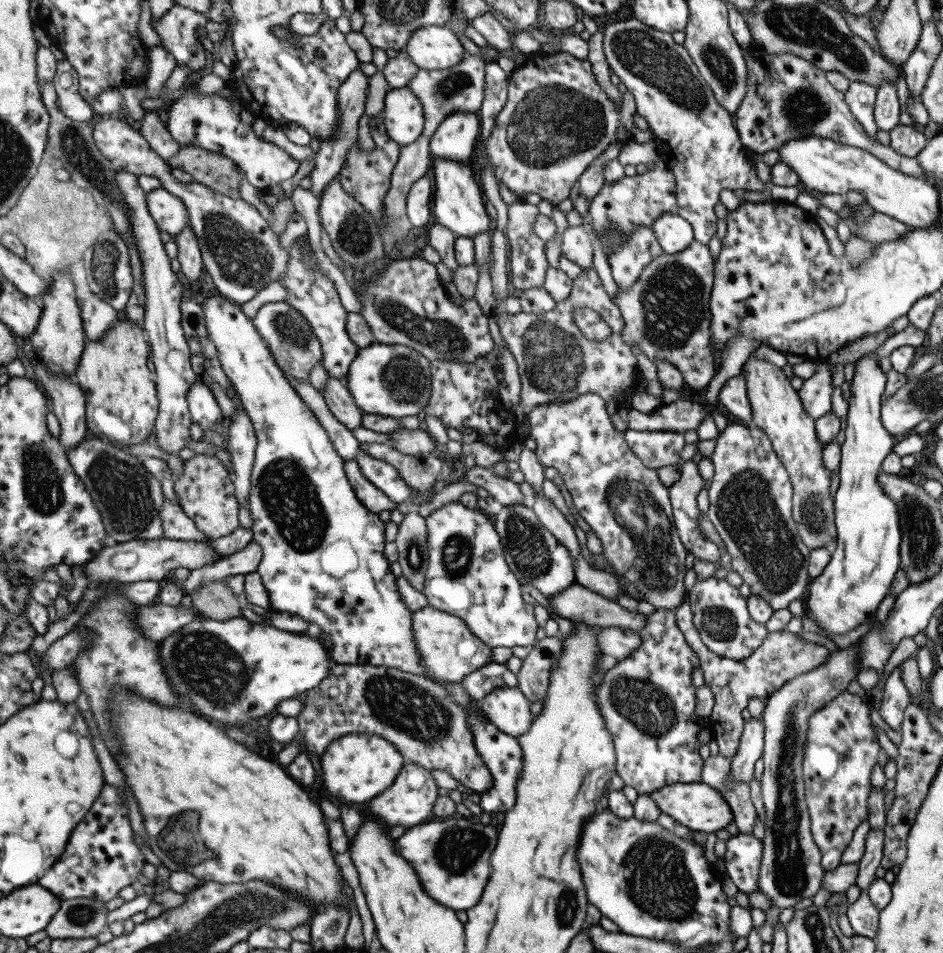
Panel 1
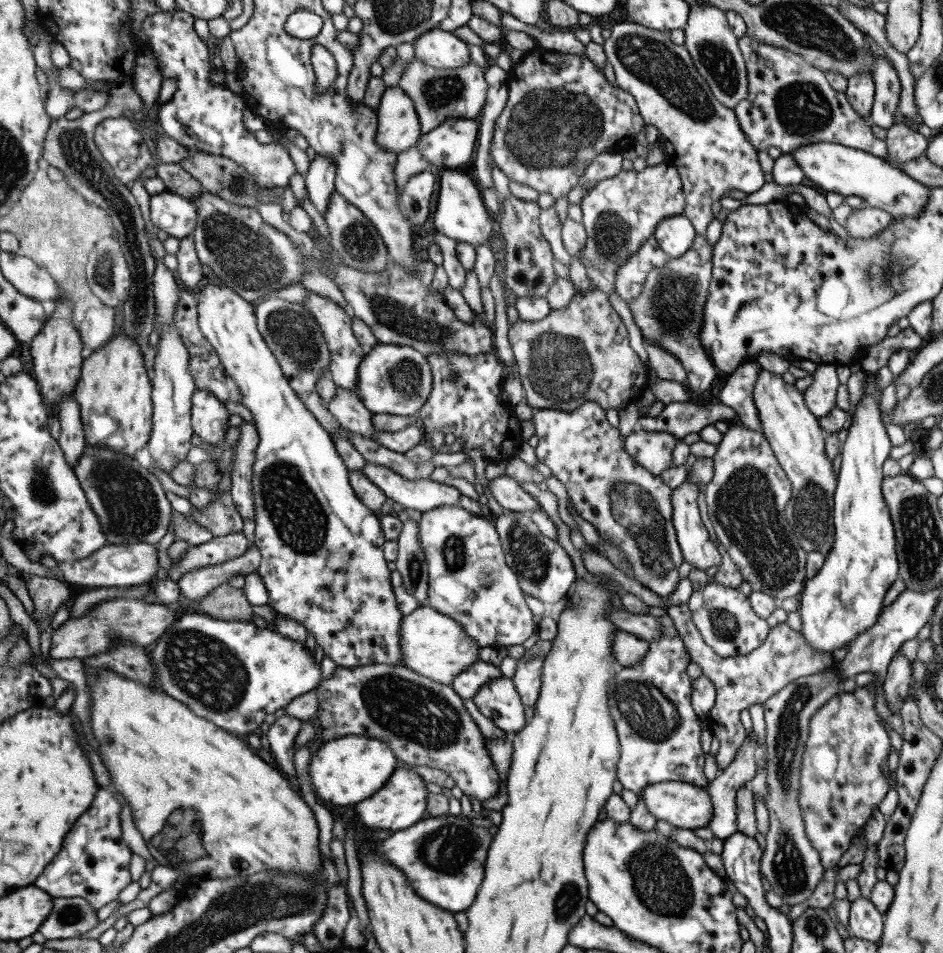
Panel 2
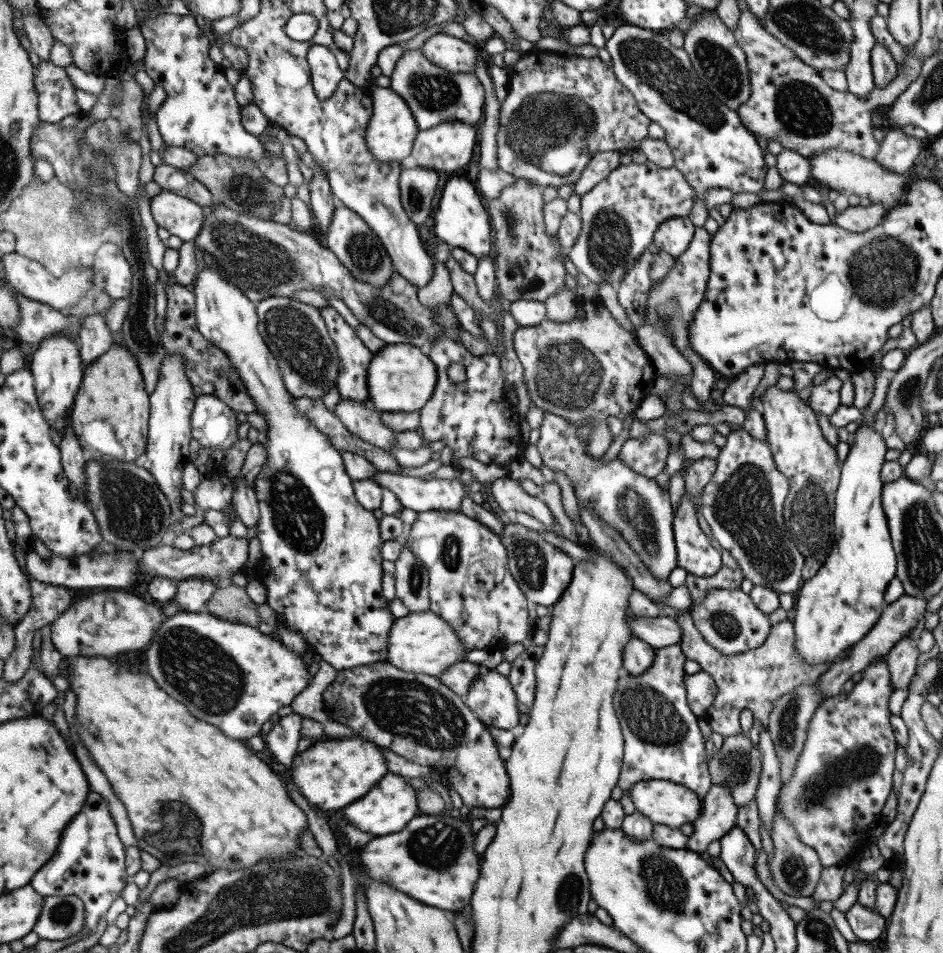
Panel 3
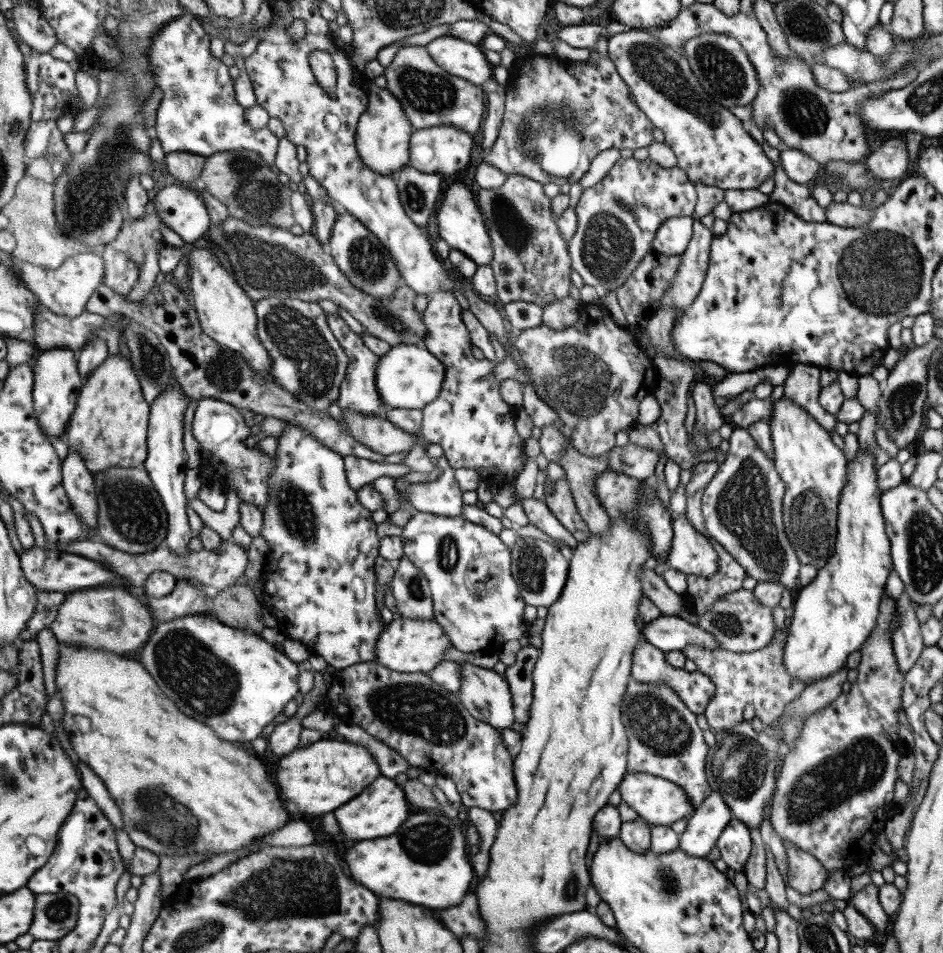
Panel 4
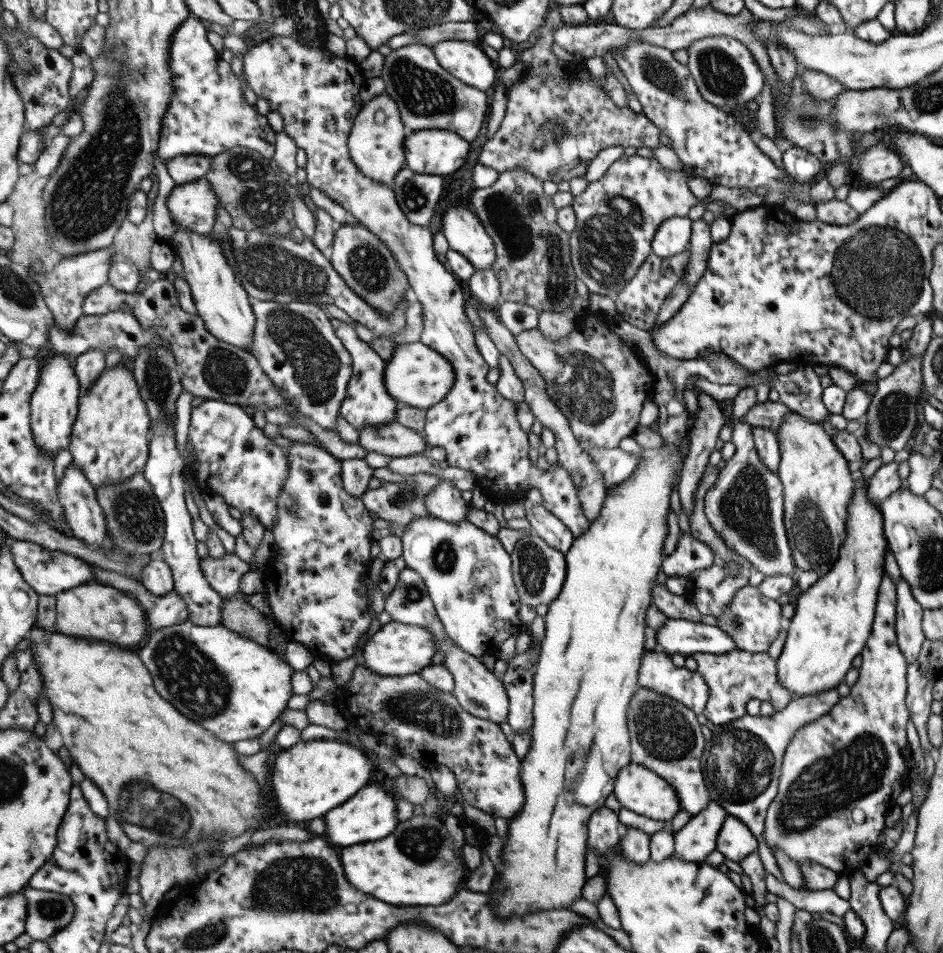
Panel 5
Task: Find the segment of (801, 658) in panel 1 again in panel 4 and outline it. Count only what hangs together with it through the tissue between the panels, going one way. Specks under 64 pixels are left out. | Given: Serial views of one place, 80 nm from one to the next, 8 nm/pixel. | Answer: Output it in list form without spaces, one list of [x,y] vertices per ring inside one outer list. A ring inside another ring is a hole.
[[[788,619],[781,628],[782,633],[773,633],[772,639],[762,649],[753,652],[709,653],[709,648],[700,646],[683,647],[684,657],[692,660],[697,671],[706,674],[714,684],[714,694],[702,712],[708,726],[717,730],[729,730],[733,725],[740,722],[741,711],[747,704],[754,708],[754,716],[759,718],[762,726],[772,724],[779,717],[785,706],[794,700],[804,689],[801,681],[796,681],[783,666],[783,647],[787,636]]]

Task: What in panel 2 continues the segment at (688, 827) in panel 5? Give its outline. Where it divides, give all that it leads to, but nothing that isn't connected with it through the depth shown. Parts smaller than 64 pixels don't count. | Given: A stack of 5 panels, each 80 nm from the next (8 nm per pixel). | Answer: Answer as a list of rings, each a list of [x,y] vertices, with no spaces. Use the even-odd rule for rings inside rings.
[[[749,731],[742,745],[736,750],[731,762],[722,769],[719,776],[716,776],[714,780],[705,786],[712,804],[712,816],[707,827],[703,828],[710,830],[715,839],[725,840],[731,836],[731,834],[738,832],[736,830],[735,814],[736,790],[739,789],[742,784],[748,783],[756,775],[755,753],[759,747],[760,744],[758,743],[756,734],[753,731]]]

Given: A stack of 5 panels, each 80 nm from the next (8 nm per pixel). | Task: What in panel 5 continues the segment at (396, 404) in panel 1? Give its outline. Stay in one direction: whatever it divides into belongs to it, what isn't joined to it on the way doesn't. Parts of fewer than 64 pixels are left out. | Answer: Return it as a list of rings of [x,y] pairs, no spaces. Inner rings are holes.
[[[422,341],[413,342],[413,344],[398,344],[393,360],[387,362],[385,375],[387,376],[385,378],[387,391],[391,397],[399,400],[402,406],[422,410],[430,409],[433,404],[441,402],[454,385],[454,372],[449,362]]]

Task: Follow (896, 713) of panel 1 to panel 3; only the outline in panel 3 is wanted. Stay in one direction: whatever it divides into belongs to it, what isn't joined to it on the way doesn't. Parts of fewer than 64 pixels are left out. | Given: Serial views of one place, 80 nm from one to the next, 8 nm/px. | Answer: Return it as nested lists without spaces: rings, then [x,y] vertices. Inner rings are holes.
[[[910,634],[893,645],[886,656],[887,668],[892,690],[903,689],[908,686],[915,670],[915,659],[918,656],[916,642],[911,640]]]

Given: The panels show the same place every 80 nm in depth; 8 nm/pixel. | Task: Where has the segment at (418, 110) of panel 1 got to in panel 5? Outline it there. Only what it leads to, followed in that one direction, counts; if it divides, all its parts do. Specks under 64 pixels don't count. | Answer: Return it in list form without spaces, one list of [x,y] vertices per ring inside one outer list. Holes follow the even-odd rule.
[[[387,91],[372,95],[358,114],[354,128],[350,132],[349,150],[352,159],[363,174],[391,185],[398,173],[407,166],[407,155],[403,145],[408,133],[398,102]]]

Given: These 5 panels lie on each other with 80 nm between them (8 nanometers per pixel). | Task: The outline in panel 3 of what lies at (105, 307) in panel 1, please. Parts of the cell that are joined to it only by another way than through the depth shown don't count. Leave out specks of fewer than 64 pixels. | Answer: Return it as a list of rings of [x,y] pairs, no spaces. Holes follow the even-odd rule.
[[[105,313],[87,315],[82,320],[80,328],[81,340],[79,342],[80,353],[82,354],[83,370],[97,358],[101,358],[105,352],[109,352],[113,345],[113,336],[107,326]]]

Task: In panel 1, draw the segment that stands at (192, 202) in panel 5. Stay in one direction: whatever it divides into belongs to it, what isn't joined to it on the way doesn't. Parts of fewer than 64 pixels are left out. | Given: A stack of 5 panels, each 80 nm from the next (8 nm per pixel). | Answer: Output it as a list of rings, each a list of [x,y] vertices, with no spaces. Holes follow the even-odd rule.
[[[163,186],[153,189],[147,195],[148,206],[160,230],[178,235],[190,224],[187,205]]]

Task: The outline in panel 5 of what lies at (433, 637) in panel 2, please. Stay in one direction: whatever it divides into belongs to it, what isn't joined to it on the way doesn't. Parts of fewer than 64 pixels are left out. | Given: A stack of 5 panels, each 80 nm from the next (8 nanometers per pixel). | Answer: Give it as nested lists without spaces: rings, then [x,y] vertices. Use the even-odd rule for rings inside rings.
[[[391,621],[382,627],[377,627],[368,639],[363,650],[361,665],[367,665],[377,674],[405,676],[420,673],[429,666],[434,652],[432,634],[423,630],[423,626],[409,626],[409,624]]]

